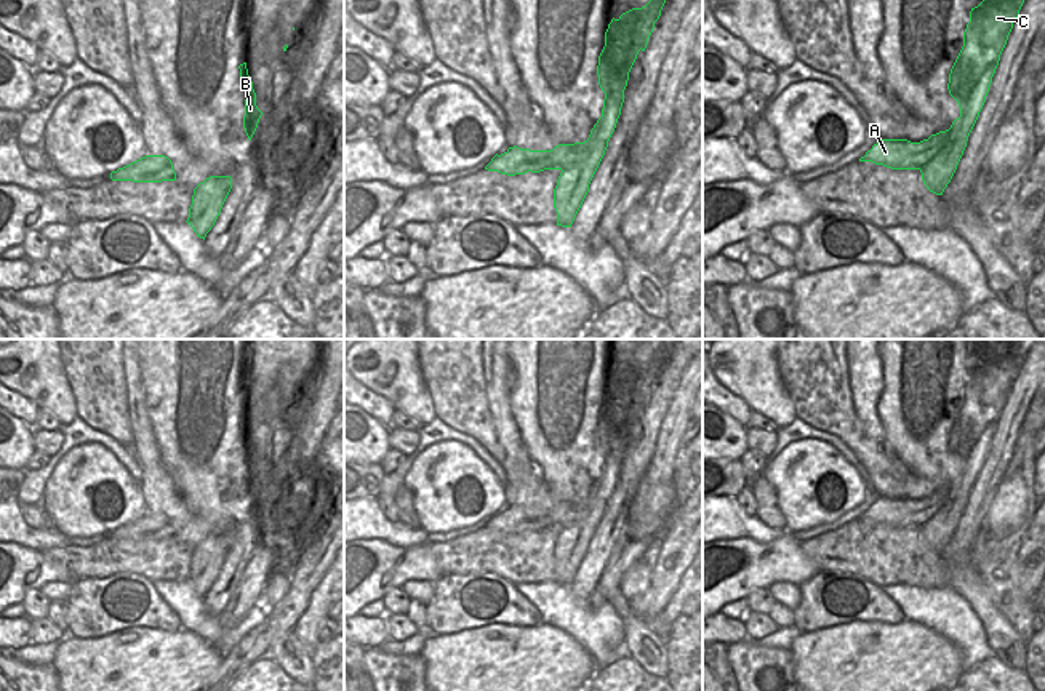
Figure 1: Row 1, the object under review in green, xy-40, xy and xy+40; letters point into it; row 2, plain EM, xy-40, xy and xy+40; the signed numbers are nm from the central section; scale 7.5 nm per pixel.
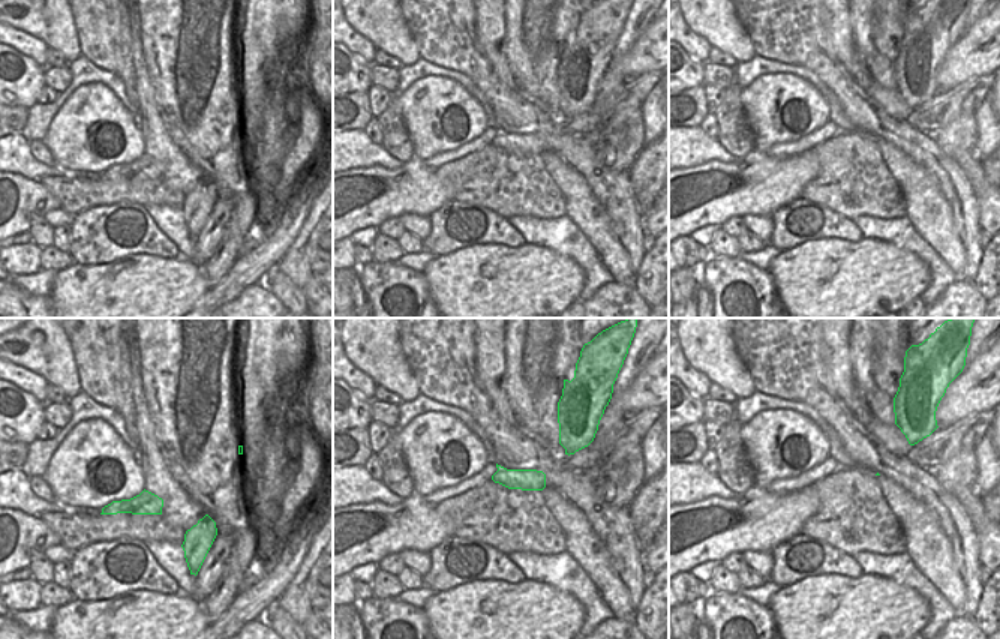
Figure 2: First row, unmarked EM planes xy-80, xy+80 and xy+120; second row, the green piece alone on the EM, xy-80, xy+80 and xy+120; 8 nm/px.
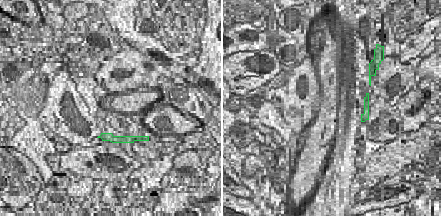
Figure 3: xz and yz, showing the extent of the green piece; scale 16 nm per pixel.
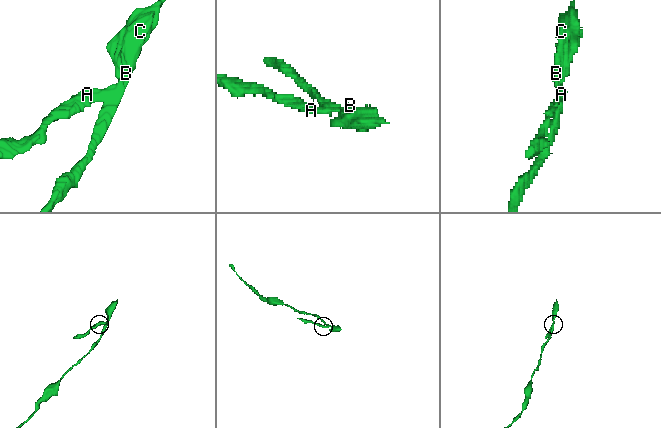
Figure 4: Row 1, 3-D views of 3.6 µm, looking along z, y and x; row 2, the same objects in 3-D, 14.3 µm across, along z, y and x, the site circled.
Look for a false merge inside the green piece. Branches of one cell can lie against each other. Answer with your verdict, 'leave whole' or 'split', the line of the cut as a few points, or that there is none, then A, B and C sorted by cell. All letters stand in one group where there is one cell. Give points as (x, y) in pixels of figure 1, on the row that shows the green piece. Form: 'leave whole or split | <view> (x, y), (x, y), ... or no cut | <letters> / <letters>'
split | xy (588, 147), (588, 154), (581, 160), (562, 170) | A / B C

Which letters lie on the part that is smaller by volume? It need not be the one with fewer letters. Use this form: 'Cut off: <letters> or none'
Cut off: A

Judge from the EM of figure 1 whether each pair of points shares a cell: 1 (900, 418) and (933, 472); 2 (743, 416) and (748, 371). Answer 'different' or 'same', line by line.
1: same
2: different

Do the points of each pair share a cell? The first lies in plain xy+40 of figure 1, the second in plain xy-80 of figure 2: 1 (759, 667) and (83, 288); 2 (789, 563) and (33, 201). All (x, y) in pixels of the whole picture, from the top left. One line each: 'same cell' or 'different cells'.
1: different cells
2: same cell

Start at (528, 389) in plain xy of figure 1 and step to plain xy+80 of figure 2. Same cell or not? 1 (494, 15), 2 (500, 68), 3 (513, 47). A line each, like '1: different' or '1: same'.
1: different
2: different
3: same

